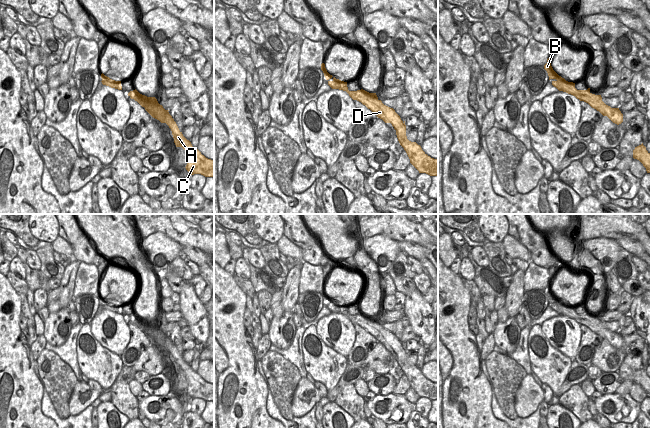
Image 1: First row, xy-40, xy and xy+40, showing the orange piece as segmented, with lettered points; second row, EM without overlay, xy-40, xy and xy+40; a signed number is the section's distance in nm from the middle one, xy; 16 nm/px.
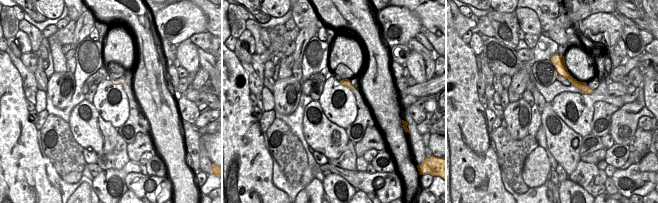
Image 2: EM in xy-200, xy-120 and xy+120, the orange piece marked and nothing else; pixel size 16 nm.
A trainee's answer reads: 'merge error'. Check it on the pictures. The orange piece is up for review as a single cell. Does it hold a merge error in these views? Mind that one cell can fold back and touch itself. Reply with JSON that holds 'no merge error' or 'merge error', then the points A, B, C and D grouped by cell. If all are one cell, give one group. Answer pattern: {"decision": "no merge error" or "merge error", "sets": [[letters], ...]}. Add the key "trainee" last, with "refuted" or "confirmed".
{"decision": "no merge error", "sets": [["A", "B", "C", "D"]], "trainee": "refuted"}

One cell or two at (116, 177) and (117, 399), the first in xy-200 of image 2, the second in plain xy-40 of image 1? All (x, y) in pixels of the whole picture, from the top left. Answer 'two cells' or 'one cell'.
two cells

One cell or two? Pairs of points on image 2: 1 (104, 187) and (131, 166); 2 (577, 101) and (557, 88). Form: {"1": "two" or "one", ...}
{"1": "one", "2": "two"}

